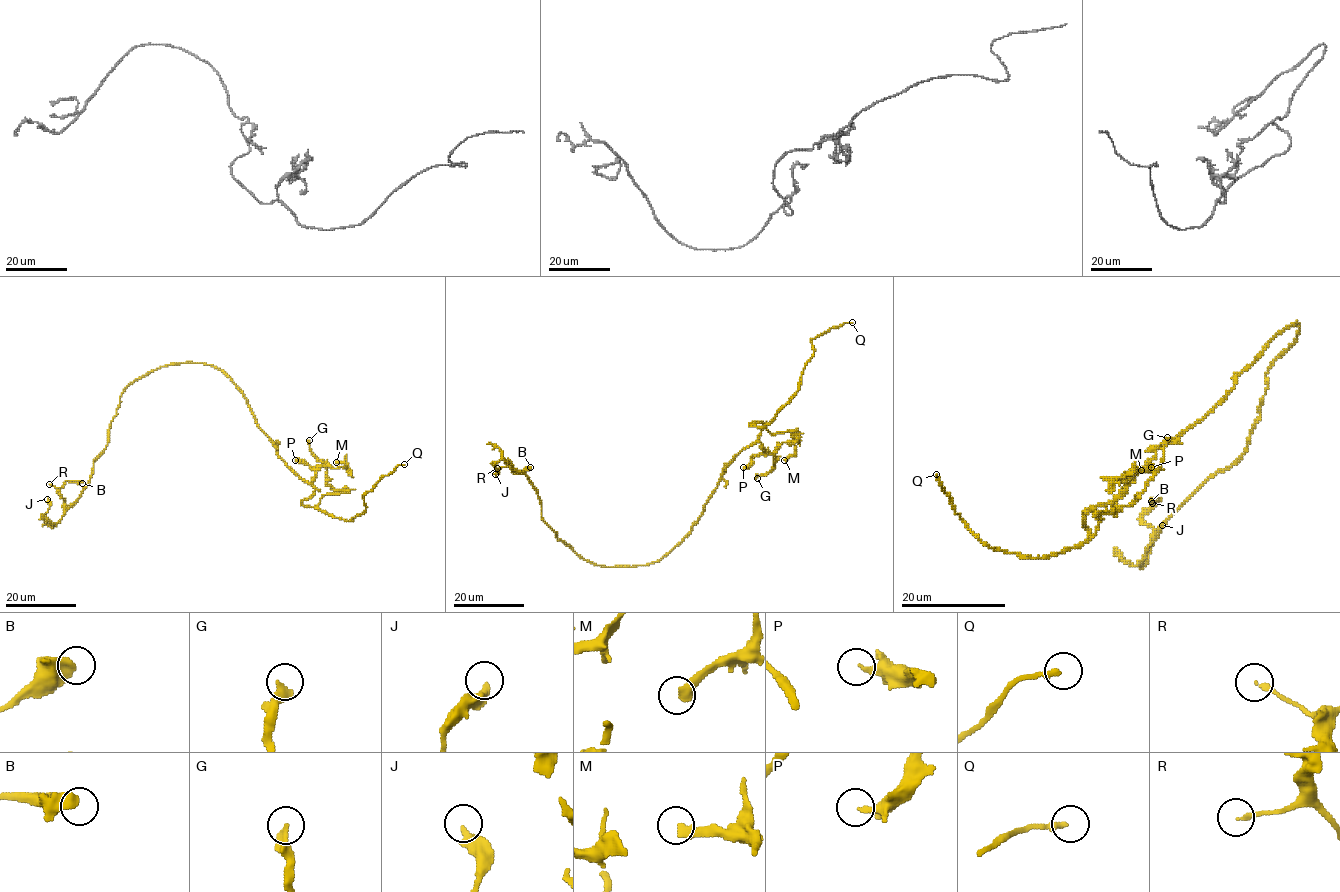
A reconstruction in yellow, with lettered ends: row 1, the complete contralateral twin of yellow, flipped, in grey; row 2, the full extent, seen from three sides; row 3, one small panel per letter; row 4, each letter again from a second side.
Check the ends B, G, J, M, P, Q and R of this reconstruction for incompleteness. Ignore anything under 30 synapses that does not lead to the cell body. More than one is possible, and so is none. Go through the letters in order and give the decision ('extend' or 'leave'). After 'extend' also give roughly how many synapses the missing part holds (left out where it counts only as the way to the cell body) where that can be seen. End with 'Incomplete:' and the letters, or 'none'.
B: leave
G: leave
J: leave
M: leave
P: leave
Q: leave
R: leave
Incomplete: none

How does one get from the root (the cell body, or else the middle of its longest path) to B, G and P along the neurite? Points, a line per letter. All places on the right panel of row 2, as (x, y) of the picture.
B: (1248, 366), (1299, 322), (1266, 375), (1246, 450), (1155, 537), (1143, 520), (1160, 499), (1151, 501)
G: (1248, 366), (1113, 501), (1086, 512), (1091, 537), (1099, 513), (1129, 506), (1145, 488), (1167, 437)
P: (1248, 366), (1239, 375), (1235, 386), (1207, 414), (1156, 450), (1115, 501), (1137, 470), (1151, 467)

